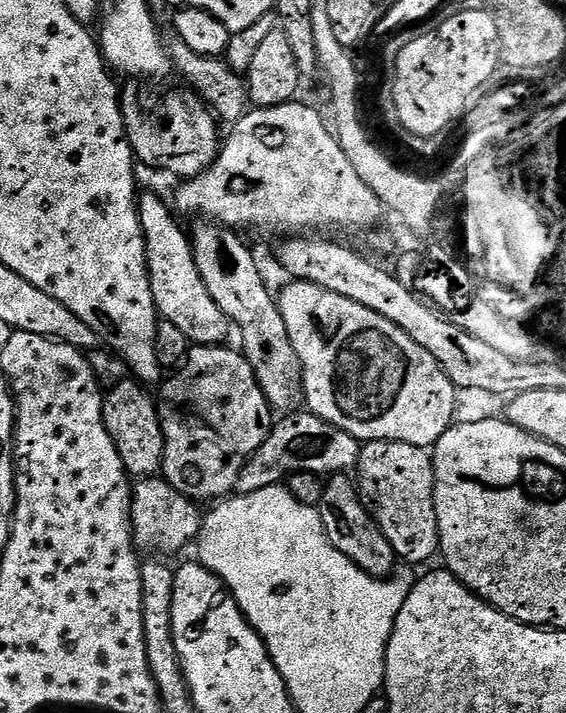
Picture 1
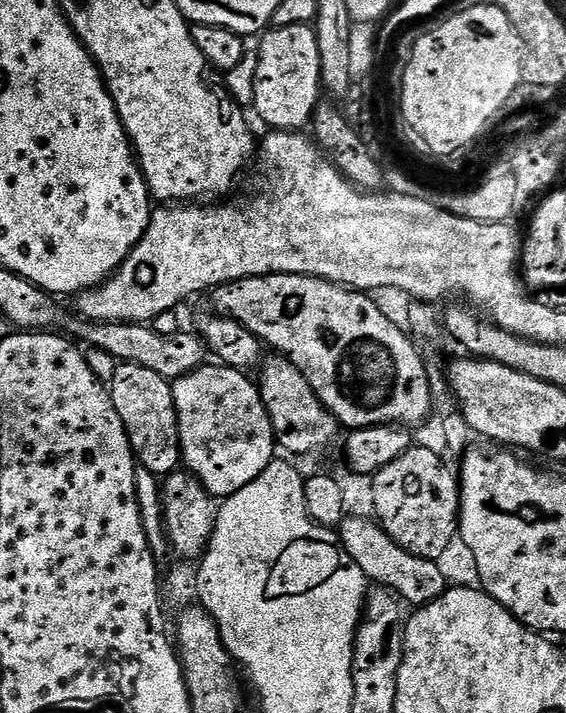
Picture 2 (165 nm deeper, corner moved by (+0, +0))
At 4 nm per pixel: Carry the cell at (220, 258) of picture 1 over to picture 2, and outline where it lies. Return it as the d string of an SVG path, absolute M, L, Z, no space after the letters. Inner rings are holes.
M269 355L263 361L259 372L260 397L272 423L276 443L283 451L285 448L286 451L293 452L296 456L308 456L335 438L336 431L338 431L336 419L328 413L328 409L314 394L310 382L306 382L304 375L288 361L287 356Z

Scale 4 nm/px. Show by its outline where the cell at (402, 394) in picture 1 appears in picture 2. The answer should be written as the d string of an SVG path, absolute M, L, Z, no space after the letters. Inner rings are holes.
M251 276L249 280L236 280L233 284L222 284L211 293L212 300L216 303L215 311L227 314L237 320L243 328L249 328L254 335L261 340L269 349L275 350L279 355L287 356L288 361L310 382L314 394L328 409L337 425L345 429L373 428L376 424L395 424L397 426L413 426L420 424L433 411L431 402L430 386L427 384L427 372L424 369L424 356L419 347L414 343L411 335L403 327L401 329L378 305L372 301L371 295L359 290L344 287L342 284L331 284L329 280L320 280L317 276Z

